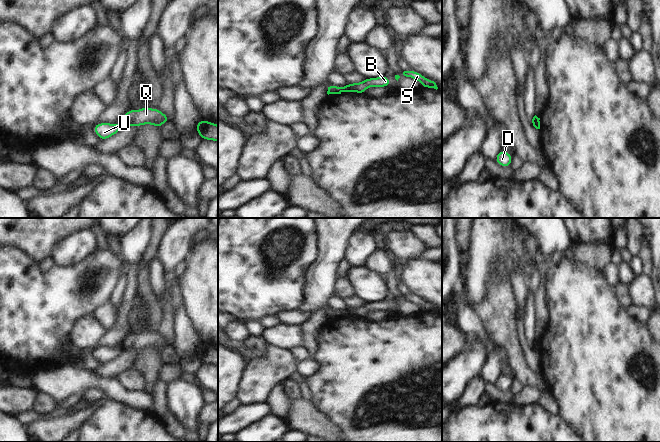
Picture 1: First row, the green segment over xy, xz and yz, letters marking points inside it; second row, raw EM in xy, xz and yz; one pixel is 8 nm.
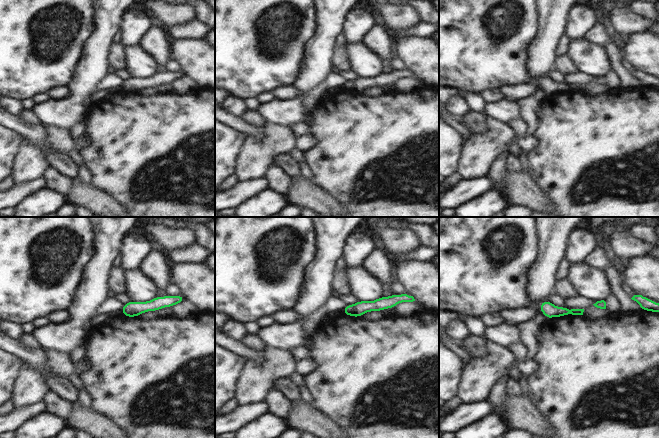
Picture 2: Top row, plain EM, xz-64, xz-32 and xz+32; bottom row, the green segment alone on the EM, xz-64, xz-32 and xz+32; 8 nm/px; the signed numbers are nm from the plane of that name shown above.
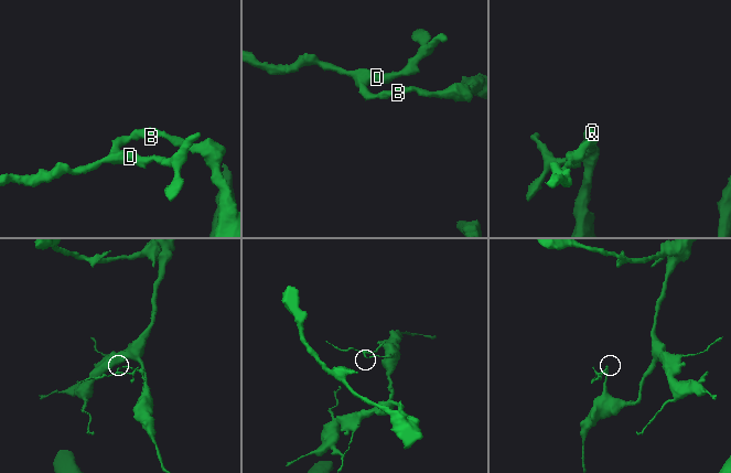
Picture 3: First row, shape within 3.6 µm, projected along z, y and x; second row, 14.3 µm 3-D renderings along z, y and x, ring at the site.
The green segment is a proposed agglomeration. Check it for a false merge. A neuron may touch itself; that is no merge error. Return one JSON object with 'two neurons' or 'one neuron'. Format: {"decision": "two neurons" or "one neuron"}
{"decision": "two neurons"}

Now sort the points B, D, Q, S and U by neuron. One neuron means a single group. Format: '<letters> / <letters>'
B Q S / D U

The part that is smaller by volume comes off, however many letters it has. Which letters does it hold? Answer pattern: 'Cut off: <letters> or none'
Cut off: D, U

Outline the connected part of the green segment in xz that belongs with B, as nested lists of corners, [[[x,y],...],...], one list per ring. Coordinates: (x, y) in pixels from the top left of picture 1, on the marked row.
[[[379,76],[377,78],[366,78],[360,83],[350,83],[347,84],[349,92],[357,92],[359,94],[364,94],[365,90],[369,87],[387,87],[390,85],[391,81],[389,78]]]

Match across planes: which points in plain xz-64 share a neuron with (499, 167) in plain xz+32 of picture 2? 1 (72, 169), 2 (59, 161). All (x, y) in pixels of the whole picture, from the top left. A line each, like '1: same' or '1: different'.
1: different
2: different

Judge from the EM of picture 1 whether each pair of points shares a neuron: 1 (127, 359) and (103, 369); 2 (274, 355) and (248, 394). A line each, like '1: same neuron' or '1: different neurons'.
1: same neuron
2: same neuron

